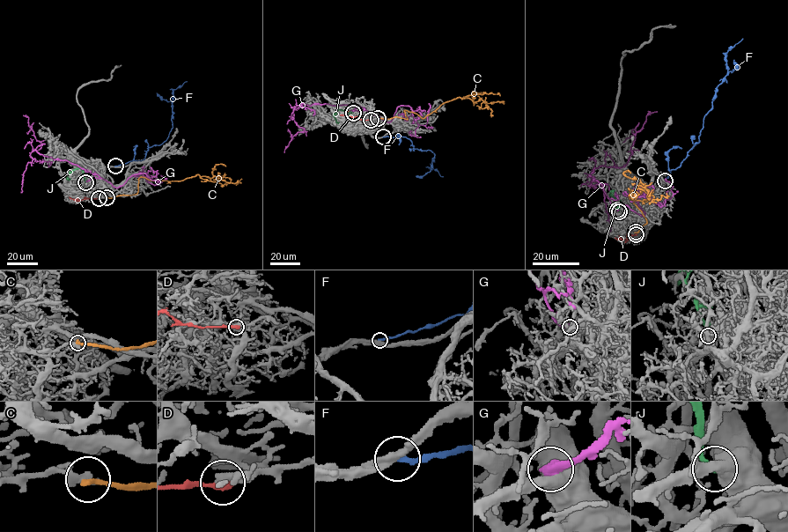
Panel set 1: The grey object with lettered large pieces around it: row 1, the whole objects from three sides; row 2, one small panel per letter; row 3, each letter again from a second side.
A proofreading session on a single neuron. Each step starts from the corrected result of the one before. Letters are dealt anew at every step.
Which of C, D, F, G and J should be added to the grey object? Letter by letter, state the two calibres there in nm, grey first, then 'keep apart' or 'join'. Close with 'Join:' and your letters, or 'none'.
C: 360 nm thick on the grey side, 280 nm on the other; keep apart
D: 320 nm thick on the grey side, 400 nm on the other; keep apart
F: 400 nm thick on the grey side, 240 nm on the other; keep apart
G: 600 nm thick on the grey side, 600 nm on the other; keep apart
J: 800 nm thick on the grey side, 240 nm on the other; keep apart
Join: none

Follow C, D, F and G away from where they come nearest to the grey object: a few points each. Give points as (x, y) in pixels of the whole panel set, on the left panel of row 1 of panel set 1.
C: (106, 197), (136, 194), (141, 177), (180, 181), (199, 174), (220, 176), (217, 181), (223, 185), (224, 181)
D: (99, 198), (74, 200), (69, 196)
F: (115, 166), (143, 160), (149, 147), (160, 145), (166, 140), (173, 127), (173, 91), (187, 81)
G: (86, 181), (91, 175), (84, 169), (32, 150), (39, 150), (40, 143), (28, 124), (28, 118), (23, 115)

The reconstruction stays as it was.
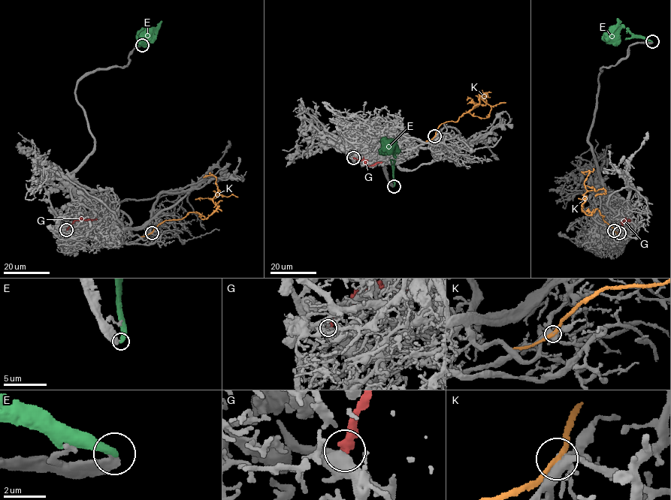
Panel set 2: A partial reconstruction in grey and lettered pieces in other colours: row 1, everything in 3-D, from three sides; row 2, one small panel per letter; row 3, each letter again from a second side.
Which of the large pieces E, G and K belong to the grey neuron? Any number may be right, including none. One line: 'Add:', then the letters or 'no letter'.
Add: E

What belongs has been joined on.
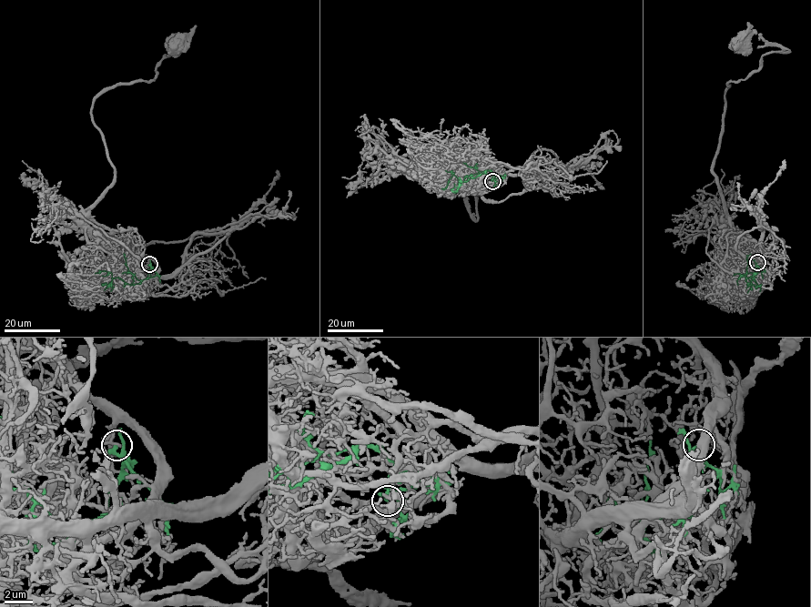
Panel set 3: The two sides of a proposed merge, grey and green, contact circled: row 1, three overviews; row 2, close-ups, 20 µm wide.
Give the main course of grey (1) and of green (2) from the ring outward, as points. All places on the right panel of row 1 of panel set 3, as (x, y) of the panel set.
1: (757, 263), (758, 243), (744, 240), (730, 221), (713, 165), (728, 82), (784, 49), (757, 33), (737, 43)
2: (757, 263), (755, 272), (745, 279), (749, 285), (753, 278), (754, 286), (744, 274), (754, 272), (754, 276)

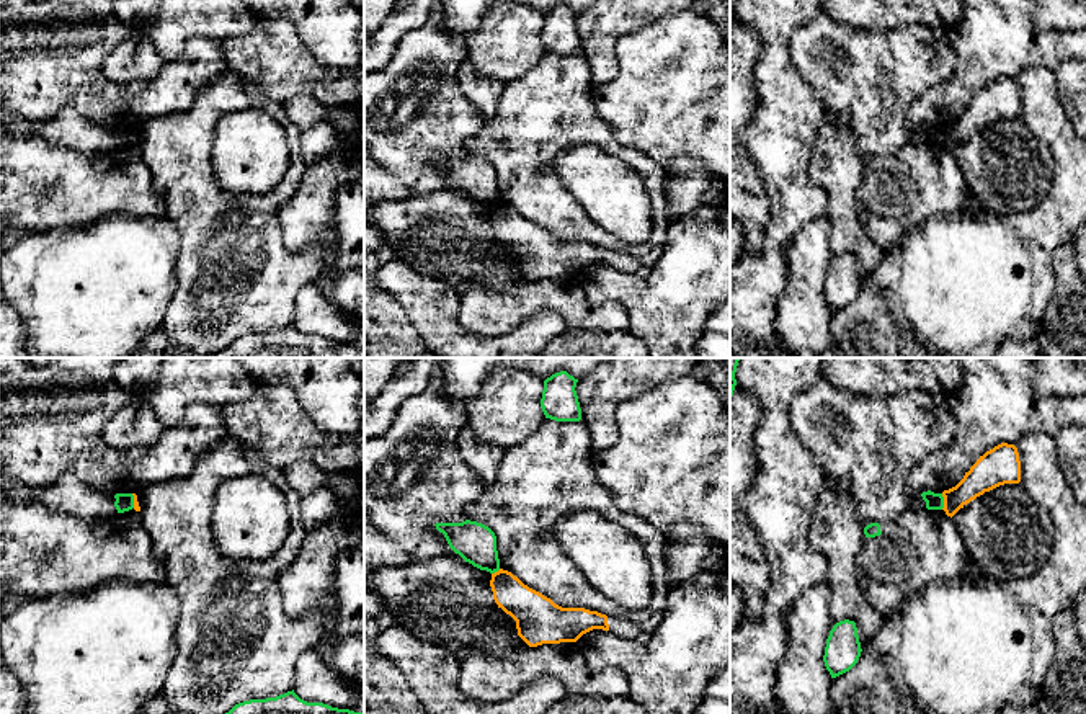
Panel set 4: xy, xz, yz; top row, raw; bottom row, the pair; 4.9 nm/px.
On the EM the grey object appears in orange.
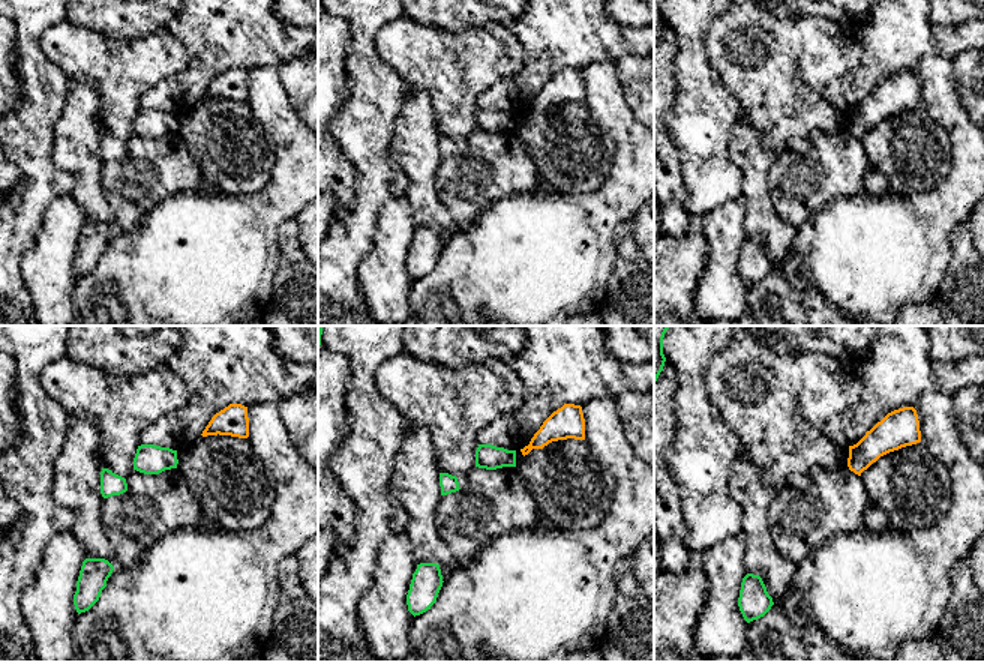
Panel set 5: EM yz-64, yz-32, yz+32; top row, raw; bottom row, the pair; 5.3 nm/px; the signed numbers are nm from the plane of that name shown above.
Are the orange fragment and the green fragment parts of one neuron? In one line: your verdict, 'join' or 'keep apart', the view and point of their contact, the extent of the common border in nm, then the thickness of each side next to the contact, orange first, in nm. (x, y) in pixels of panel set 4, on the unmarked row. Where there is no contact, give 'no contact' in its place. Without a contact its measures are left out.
keep apart; meets orange in yz at (944, 136); contact 80 nm long; 160 nm thick on the orange side, 80 nm on the other

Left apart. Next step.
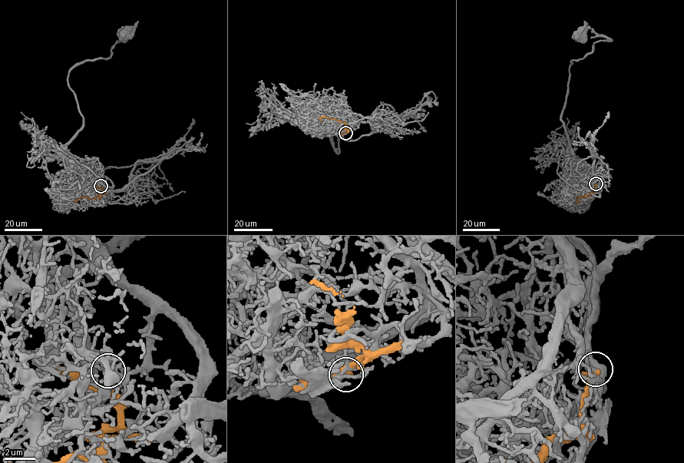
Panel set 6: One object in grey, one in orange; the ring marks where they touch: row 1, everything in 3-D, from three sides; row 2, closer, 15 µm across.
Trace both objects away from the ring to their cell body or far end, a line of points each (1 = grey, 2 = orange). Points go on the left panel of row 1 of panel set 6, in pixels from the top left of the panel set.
1: (100, 186), (65, 147), (83, 124), (67, 74), (87, 61), (109, 57), (112, 47), (126, 34)
2: (100, 186), (100, 197), (82, 197), (74, 202)

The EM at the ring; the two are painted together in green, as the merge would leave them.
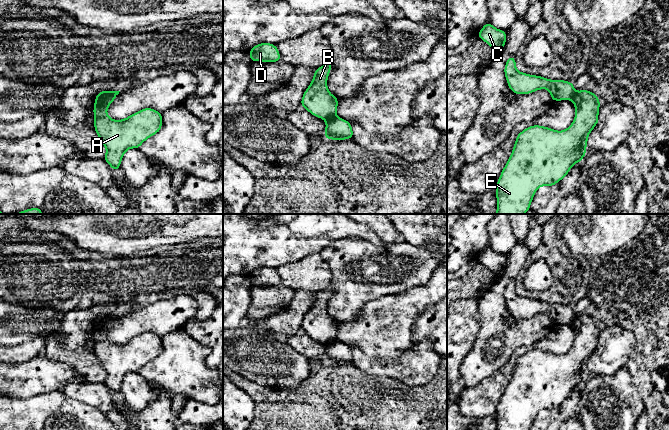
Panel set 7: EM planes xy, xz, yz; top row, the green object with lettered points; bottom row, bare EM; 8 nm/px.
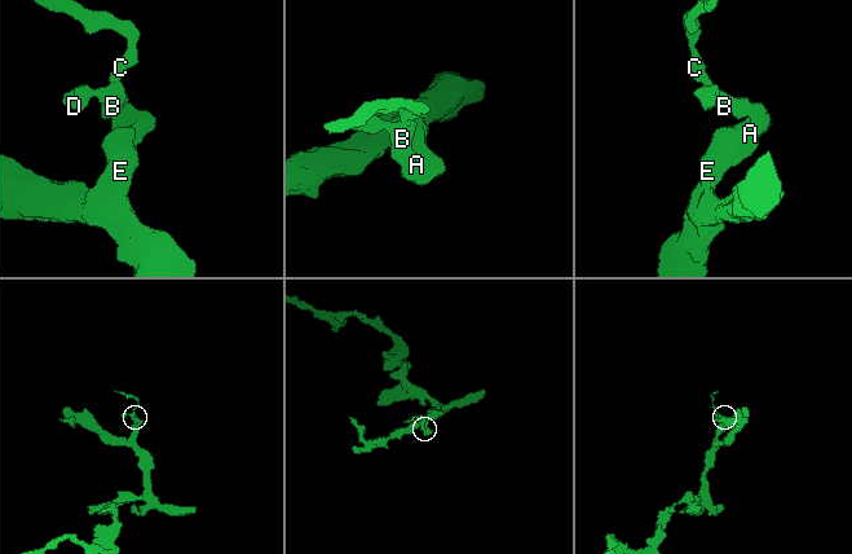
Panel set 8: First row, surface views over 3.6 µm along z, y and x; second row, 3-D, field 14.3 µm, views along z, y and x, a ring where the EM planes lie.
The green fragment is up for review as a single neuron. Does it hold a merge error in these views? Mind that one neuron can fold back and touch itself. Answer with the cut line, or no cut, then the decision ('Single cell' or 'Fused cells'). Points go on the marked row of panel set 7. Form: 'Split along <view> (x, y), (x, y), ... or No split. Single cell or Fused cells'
Split along xz (335, 115), (325, 119). Fused cells

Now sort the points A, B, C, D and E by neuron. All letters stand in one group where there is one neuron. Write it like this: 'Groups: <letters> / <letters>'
Groups: A E / B C D

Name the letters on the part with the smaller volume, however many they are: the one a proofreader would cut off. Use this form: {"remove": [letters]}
{"remove": ["B", "C", "D"]}

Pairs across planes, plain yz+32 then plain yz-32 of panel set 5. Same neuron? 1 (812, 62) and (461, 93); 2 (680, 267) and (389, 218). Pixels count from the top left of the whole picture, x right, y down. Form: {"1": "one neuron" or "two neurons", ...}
{"1": "one neuron", "2": "two neurons"}

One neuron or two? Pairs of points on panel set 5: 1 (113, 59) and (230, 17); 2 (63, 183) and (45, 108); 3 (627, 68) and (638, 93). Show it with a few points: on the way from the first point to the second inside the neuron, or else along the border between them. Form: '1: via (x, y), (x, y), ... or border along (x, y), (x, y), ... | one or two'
1: border along (173, 30), (186, 51), (186, 68), (183, 71) | two
2: via (45, 165), (41, 161), (41, 126) | one
3: via (633, 74), (638, 78), (638, 87) | one

